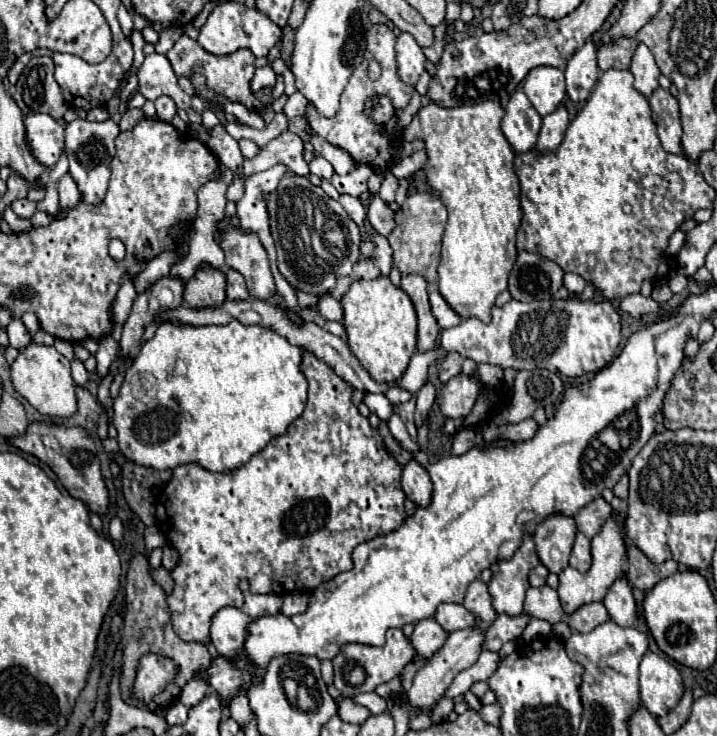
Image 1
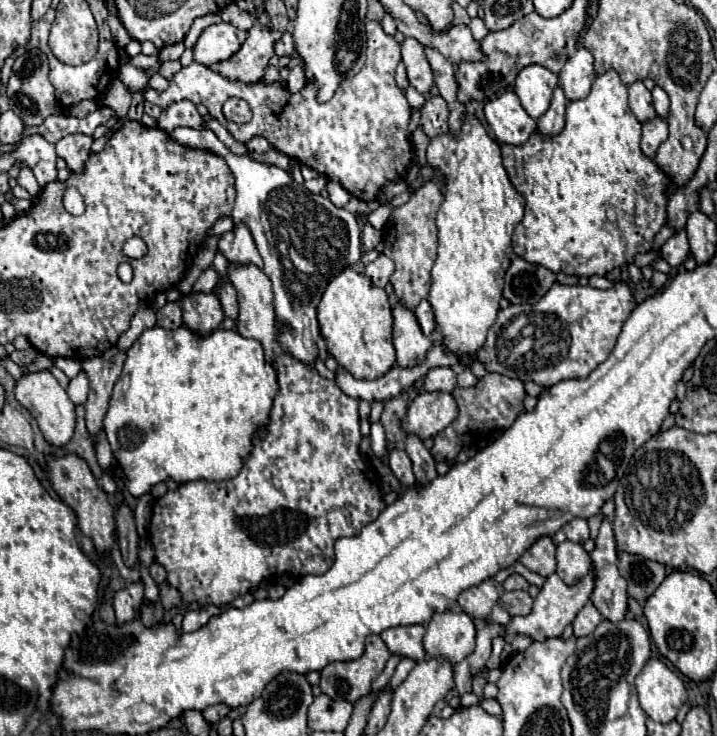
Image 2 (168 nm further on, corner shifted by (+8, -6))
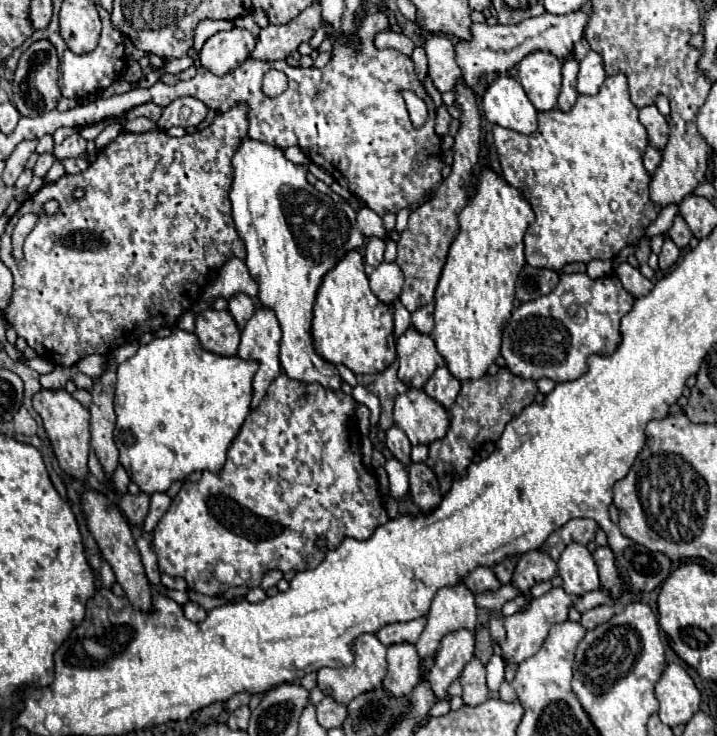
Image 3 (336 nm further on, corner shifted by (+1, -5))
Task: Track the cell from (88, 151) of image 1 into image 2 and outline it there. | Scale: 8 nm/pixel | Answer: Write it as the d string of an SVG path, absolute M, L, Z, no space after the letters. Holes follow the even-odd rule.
M72 134L72 136L64 136L62 140L56 142L56 152L60 158L66 160L66 166L70 172L84 172L86 160L92 154L92 136L86 134Z

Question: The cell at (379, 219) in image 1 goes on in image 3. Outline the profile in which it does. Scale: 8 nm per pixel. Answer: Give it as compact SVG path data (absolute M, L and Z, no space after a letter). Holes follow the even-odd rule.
M371 237L365 245L365 263L369 265L369 269L375 269L383 263L383 251L385 251L385 241Z

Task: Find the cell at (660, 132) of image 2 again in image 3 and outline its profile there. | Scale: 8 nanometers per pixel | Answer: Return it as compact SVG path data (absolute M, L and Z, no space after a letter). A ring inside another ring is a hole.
M647 147L645 157L643 157L643 165L645 165L647 173L653 175L659 163L661 163L661 153L659 153L659 149L655 149L655 147Z

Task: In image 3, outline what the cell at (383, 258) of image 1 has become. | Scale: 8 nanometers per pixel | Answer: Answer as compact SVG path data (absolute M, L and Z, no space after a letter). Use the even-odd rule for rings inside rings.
M381 263L375 267L369 275L371 291L387 305L393 305L395 299L399 299L403 289L403 273L395 263Z

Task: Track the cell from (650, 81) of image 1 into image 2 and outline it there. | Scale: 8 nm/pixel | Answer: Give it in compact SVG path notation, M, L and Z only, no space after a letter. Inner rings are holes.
M636 80L634 84L628 86L628 102L630 102L630 108L634 112L634 116L644 122L648 118L654 118L654 106L652 106L652 94L650 90L644 86L642 80Z

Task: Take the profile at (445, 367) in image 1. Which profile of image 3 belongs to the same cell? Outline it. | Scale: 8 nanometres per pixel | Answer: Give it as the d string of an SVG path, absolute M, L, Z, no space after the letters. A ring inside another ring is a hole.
M439 367L425 385L425 393L433 397L437 403L441 403L445 409L449 409L455 403L459 389L461 383L449 373L447 367Z

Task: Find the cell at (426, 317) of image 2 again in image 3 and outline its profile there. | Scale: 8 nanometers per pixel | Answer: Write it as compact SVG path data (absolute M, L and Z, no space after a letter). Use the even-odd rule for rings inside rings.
M425 305L421 309L417 309L413 315L411 315L411 327L419 333L425 333L429 335L431 329L433 329L433 305Z

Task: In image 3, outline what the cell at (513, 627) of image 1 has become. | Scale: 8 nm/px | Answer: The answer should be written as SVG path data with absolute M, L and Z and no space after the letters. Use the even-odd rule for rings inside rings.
M473 657L463 673L461 673L461 685L463 685L463 703L469 707L475 707L479 703L483 703L485 699L489 699L491 691L487 689L487 681L485 681L485 665Z

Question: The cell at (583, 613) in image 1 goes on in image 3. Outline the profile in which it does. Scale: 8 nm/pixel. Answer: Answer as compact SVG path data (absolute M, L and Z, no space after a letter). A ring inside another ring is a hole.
M599 605L599 607L595 607L595 609L589 609L589 611L585 611L585 613L581 615L581 625L583 625L585 629L595 629L597 625L609 621L609 619L615 615L615 611L617 611L617 609L611 607L611 605Z

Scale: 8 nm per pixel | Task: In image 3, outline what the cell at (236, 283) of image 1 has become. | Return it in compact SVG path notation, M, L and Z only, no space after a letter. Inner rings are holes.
M239 293L239 295L233 295L229 299L229 313L233 315L233 319L235 319L235 323L237 323L239 329L245 327L245 323L253 317L255 309L257 309L255 301L251 297L247 297L247 295Z

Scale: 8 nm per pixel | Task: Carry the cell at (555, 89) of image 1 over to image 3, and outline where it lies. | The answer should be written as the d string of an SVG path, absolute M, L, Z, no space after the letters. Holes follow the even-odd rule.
M533 51L517 65L519 81L537 111L551 111L561 91L561 61L547 51Z

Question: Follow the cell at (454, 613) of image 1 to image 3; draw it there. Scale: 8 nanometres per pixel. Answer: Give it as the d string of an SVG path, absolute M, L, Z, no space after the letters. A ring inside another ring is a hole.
M459 629L441 639L439 651L435 655L435 665L429 671L429 685L437 701L449 699L449 685L461 675L463 667L473 659L475 635L473 631Z

